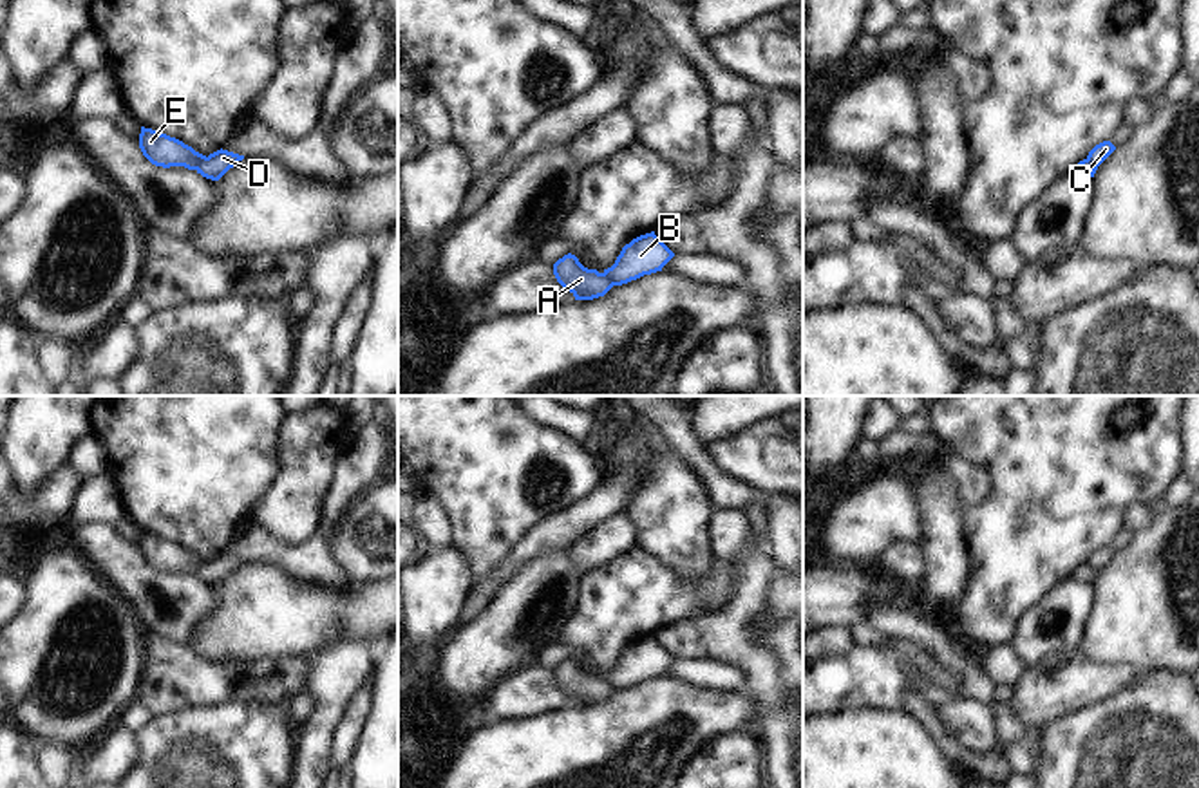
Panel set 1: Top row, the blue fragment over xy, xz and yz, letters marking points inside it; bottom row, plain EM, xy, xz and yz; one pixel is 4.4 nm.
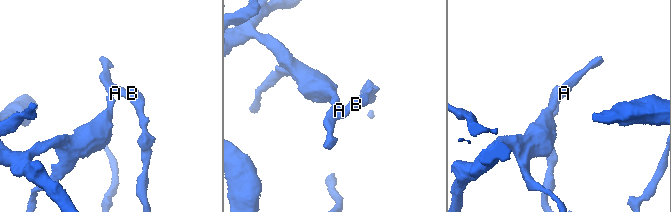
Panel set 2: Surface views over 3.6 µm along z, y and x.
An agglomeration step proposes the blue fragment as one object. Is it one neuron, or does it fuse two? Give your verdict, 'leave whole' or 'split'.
split

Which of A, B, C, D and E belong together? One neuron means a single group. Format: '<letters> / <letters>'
A C E / B D

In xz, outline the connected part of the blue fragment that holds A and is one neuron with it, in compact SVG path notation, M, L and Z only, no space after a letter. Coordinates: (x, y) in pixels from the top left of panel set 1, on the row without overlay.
M571 658L553 669L553 680L575 705L593 705L604 701L613 692L608 680L584 672Z

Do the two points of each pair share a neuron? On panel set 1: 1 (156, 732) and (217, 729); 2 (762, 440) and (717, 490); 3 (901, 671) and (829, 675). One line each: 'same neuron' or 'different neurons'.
1: same neuron
2: different neurons
3: same neuron

